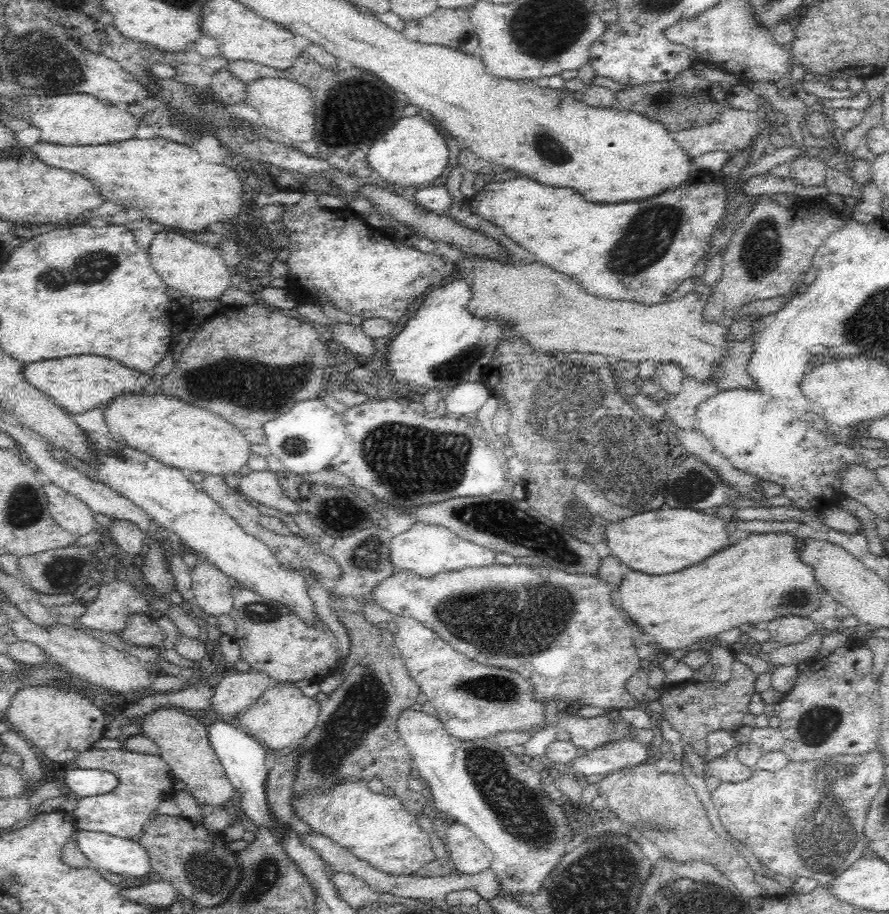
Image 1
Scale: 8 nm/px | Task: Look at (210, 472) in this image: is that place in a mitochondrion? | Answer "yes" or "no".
no

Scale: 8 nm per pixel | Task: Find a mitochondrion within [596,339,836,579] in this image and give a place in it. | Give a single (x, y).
(696, 485)

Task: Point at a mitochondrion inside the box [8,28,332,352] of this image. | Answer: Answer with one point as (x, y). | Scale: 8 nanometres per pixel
(37, 51)

